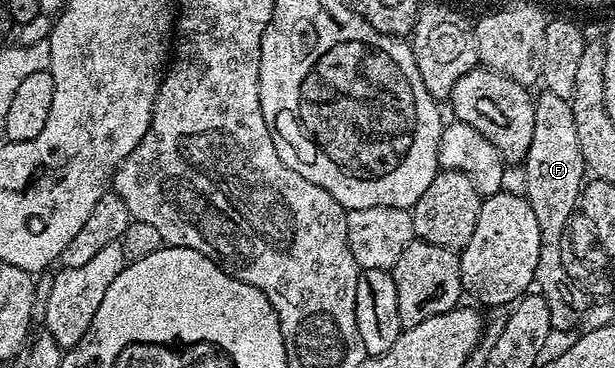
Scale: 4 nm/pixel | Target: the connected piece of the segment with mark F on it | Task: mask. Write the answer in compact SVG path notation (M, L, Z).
M546 90L540 94L533 104L535 133L531 149L523 160L527 173L527 189L523 194L535 213L535 221L539 221L539 291L550 306L552 330L559 333L572 327L580 328L581 318L591 306L591 296L569 280L561 264L561 248L567 239L569 218L578 210L581 192L587 182L587 164L579 149L579 133L575 129L570 100L555 97L555 93Z

